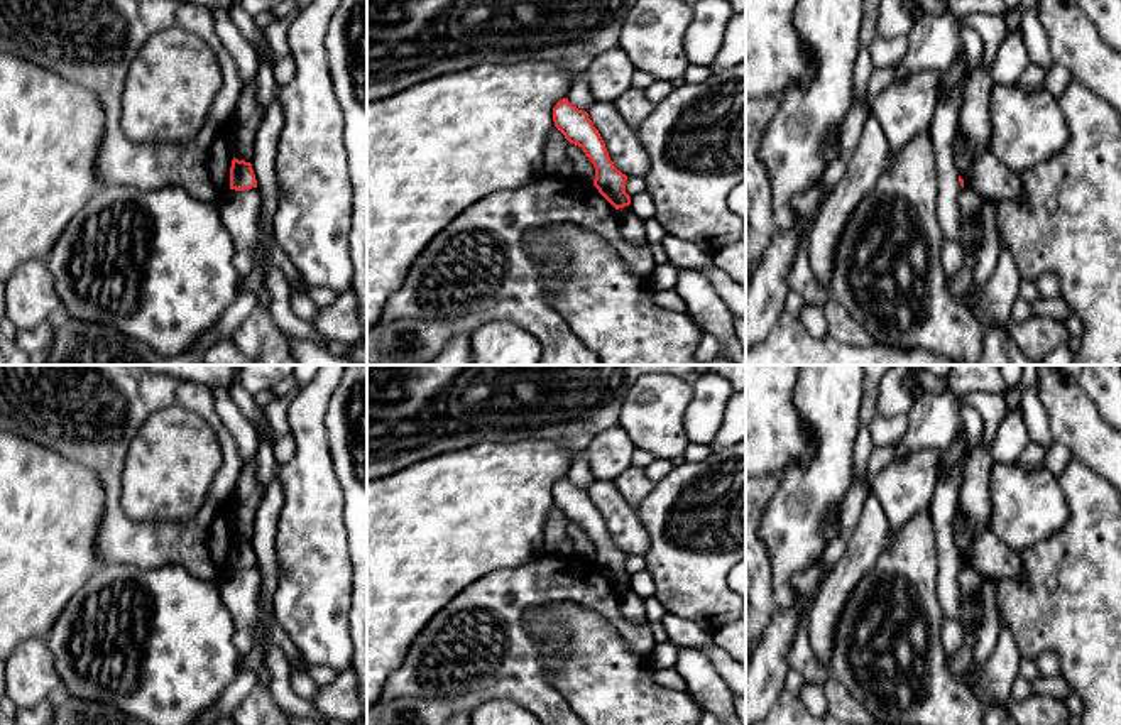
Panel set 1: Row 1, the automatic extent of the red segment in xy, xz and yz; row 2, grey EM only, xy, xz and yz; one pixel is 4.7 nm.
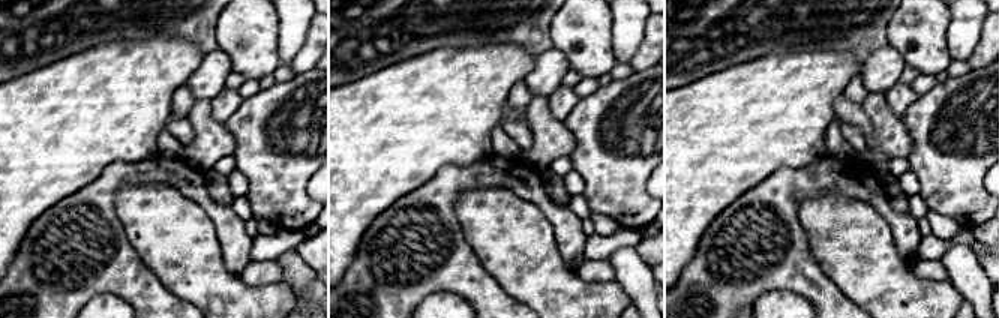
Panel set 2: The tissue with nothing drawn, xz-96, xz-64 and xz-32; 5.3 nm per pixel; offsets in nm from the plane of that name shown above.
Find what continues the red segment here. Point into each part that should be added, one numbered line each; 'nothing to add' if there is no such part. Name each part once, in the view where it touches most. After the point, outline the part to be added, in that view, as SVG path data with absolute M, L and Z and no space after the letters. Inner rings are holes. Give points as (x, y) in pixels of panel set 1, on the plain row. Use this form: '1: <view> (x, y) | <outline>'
nothing to add

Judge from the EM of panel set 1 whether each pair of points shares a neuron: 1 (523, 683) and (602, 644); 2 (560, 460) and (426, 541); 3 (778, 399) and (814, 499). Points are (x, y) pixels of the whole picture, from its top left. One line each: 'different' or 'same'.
1: different
2: same
3: different

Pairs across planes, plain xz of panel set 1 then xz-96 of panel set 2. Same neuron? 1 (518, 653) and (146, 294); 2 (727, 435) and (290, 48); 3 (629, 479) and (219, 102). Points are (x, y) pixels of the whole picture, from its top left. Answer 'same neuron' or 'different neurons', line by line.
1: same neuron
2: different neurons
3: same neuron

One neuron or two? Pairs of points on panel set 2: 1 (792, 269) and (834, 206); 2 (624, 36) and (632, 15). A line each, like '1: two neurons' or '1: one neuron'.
1: two neurons
2: one neuron

